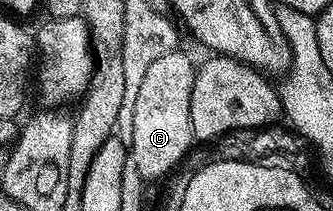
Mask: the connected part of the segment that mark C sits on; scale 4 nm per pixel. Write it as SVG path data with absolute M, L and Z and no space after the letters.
M182 52L161 56L145 72L141 82L140 95L137 96L133 112L133 136L128 157L134 161L143 179L165 178L171 171L177 170L183 164L182 156L196 141L192 131L192 83L196 65L190 62L188 54Z

